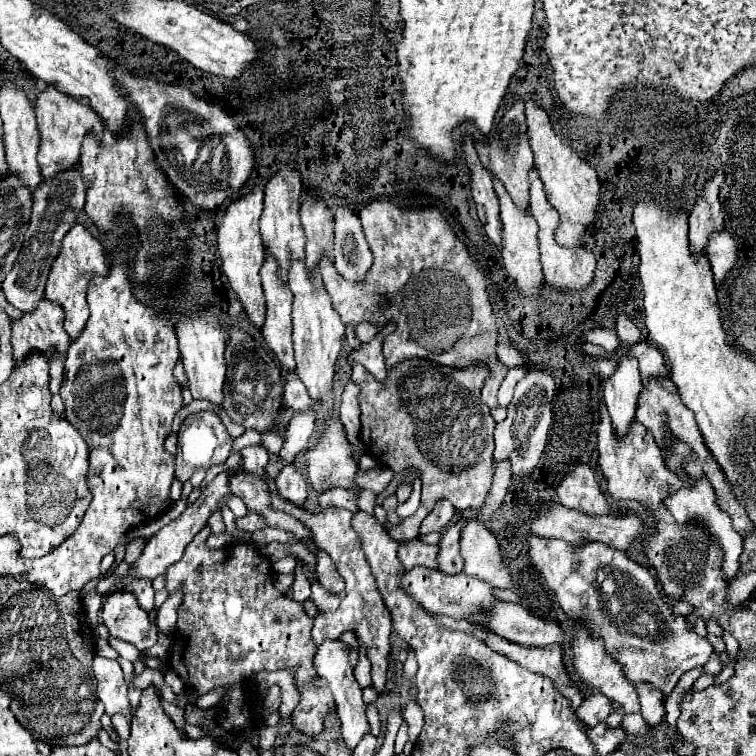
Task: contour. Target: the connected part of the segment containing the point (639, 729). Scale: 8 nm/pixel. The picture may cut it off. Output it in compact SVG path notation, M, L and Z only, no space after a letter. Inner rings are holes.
M628 715L626 719L624 719L624 723L622 723L622 729L624 731L628 731L630 735L648 735L648 725L646 725L646 721L642 719L642 715Z

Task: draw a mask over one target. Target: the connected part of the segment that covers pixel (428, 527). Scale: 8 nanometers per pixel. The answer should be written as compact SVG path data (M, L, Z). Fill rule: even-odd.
M436 503L436 507L432 509L432 513L422 521L420 527L420 535L426 535L430 531L442 531L444 527L448 527L448 523L454 519L454 511L450 503Z

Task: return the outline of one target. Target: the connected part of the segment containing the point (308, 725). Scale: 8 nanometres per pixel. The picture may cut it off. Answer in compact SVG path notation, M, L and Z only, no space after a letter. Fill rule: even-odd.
M210 527L202 529L194 541L186 547L182 561L172 565L172 569L166 571L166 589L168 593L182 593L182 603L178 607L178 631L172 643L172 657L168 659L170 669L178 673L178 677L184 681L184 687L196 695L204 695L208 691L214 691L218 687L226 687L224 697L218 701L218 717L220 723L228 723L232 719L232 725L224 725L226 729L234 733L244 733L244 729L254 727L252 713L244 707L248 707L248 685L254 673L258 671L278 671L288 669L292 677L298 681L298 693L300 703L294 707L292 713L292 725L296 731L316 737L324 731L326 717L336 709L334 697L330 689L318 689L312 687L312 681L318 679L318 673L314 669L314 655L316 645L312 641L312 627L314 619L310 619L302 607L302 603L296 603L294 599L288 599L284 593L280 593L274 587L274 571L272 563L260 551L252 545L234 545L230 553L226 549L208 549L206 539L210 537Z

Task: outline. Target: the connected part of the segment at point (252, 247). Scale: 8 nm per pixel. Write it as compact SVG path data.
M256 187L252 193L248 193L244 199L236 199L220 227L218 227L218 251L222 257L222 271L226 273L230 287L238 295L246 317L254 325L256 331L262 331L264 319L266 319L266 299L260 283L260 267L264 265L264 247L258 231L258 219L262 215L262 201L264 201L264 191L262 187Z

